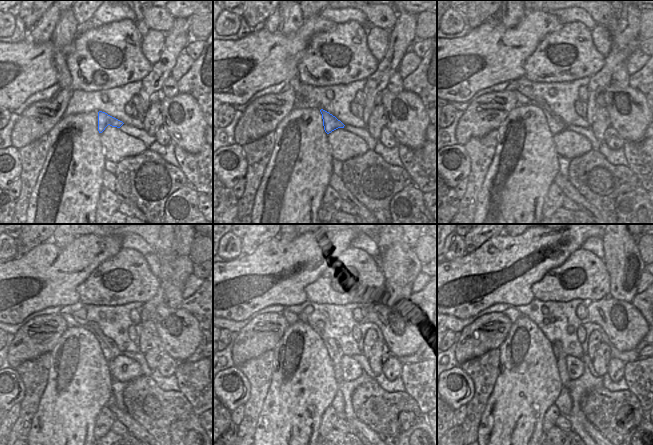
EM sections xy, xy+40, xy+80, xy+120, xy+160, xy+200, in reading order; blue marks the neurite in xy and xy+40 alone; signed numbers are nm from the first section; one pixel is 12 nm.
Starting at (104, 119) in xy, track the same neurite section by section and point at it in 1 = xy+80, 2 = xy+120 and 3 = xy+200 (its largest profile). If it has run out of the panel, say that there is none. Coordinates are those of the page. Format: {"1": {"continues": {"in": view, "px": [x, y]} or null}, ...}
{"1": {"continues": {"in": "xy+80", "px": [556, 124]}}, "2": {"continues": {"in": "xy+120", "px": [110, 350]}}, "3": {"continues": {"in": "xy+200", "px": [561, 356]}}}

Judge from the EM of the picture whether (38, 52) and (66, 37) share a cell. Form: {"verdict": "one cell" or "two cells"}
{"verdict": "two cells"}

